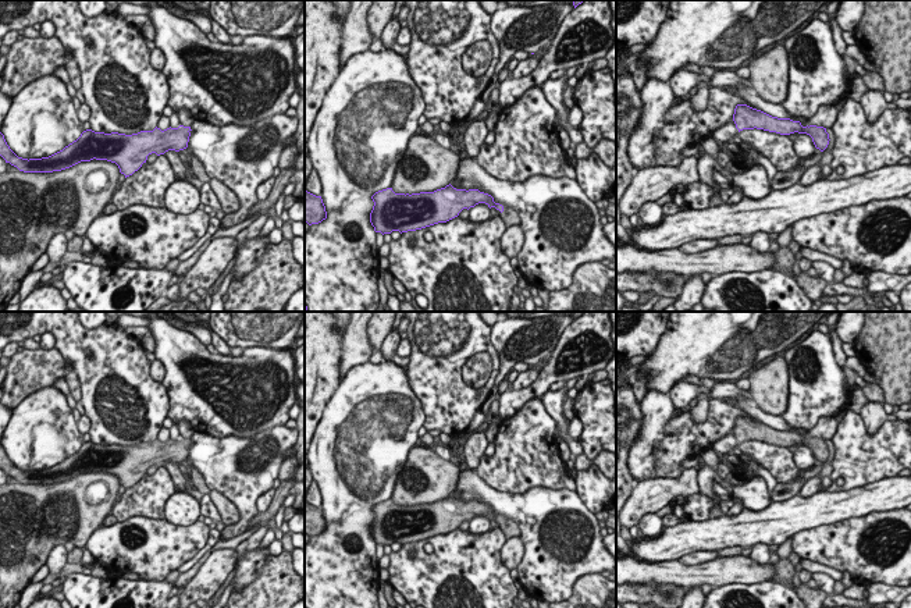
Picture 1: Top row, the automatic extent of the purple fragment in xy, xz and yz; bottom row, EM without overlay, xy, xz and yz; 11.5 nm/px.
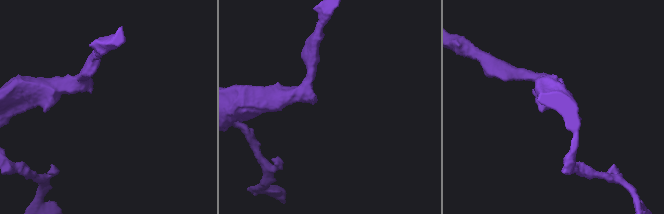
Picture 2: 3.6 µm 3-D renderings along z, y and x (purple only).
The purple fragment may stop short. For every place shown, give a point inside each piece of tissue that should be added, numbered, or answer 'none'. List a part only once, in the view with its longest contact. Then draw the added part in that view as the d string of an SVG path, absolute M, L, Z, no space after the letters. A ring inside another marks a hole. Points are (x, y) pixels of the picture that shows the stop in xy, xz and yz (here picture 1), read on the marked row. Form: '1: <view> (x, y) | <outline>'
1: xz (509, 217) | M503 207L503 211L499 213L499 217L503 220L506 228L510 225L519 225L520 218L516 216L512 207Z

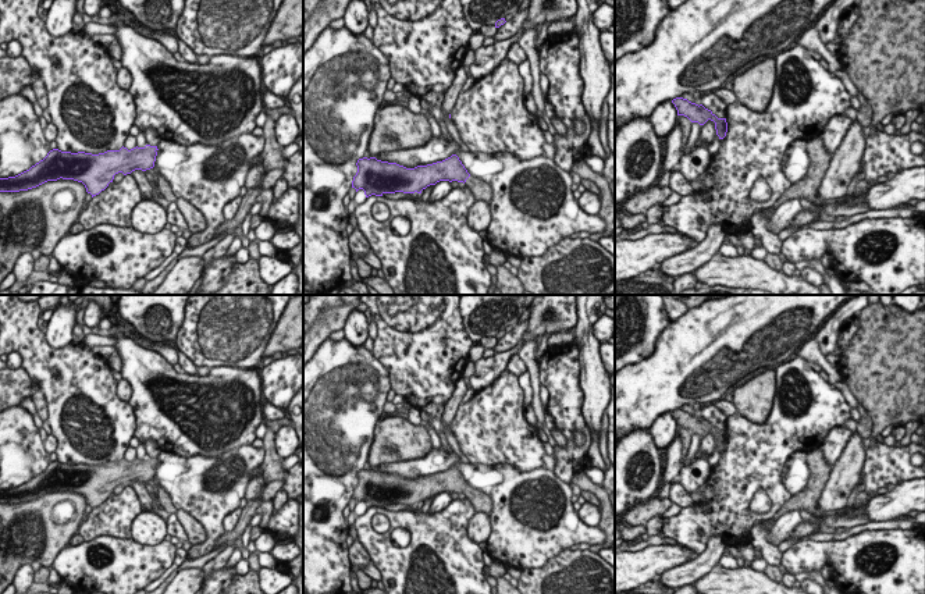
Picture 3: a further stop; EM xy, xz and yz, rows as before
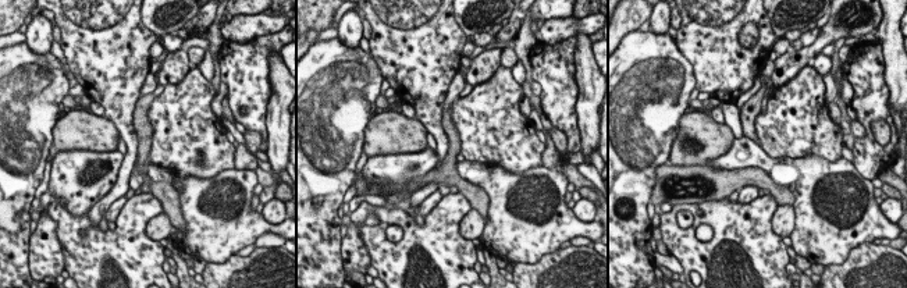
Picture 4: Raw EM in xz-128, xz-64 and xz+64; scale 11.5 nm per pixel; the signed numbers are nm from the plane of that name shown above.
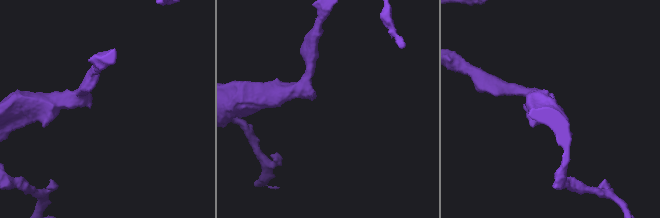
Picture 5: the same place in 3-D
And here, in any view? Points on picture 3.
1: xz (481, 191) | M470 175L466 179L465 186L472 191L476 200L485 200L490 204L491 195L492 195L492 189L490 184Z

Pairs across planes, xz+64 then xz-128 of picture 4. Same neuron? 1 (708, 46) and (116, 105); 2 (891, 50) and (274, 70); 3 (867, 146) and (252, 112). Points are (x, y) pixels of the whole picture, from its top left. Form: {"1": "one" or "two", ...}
{"1": "one", "2": "one", "3": "one"}

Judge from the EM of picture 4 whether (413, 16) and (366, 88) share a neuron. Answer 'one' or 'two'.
two

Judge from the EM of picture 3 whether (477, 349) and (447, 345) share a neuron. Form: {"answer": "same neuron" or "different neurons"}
{"answer": "different neurons"}

